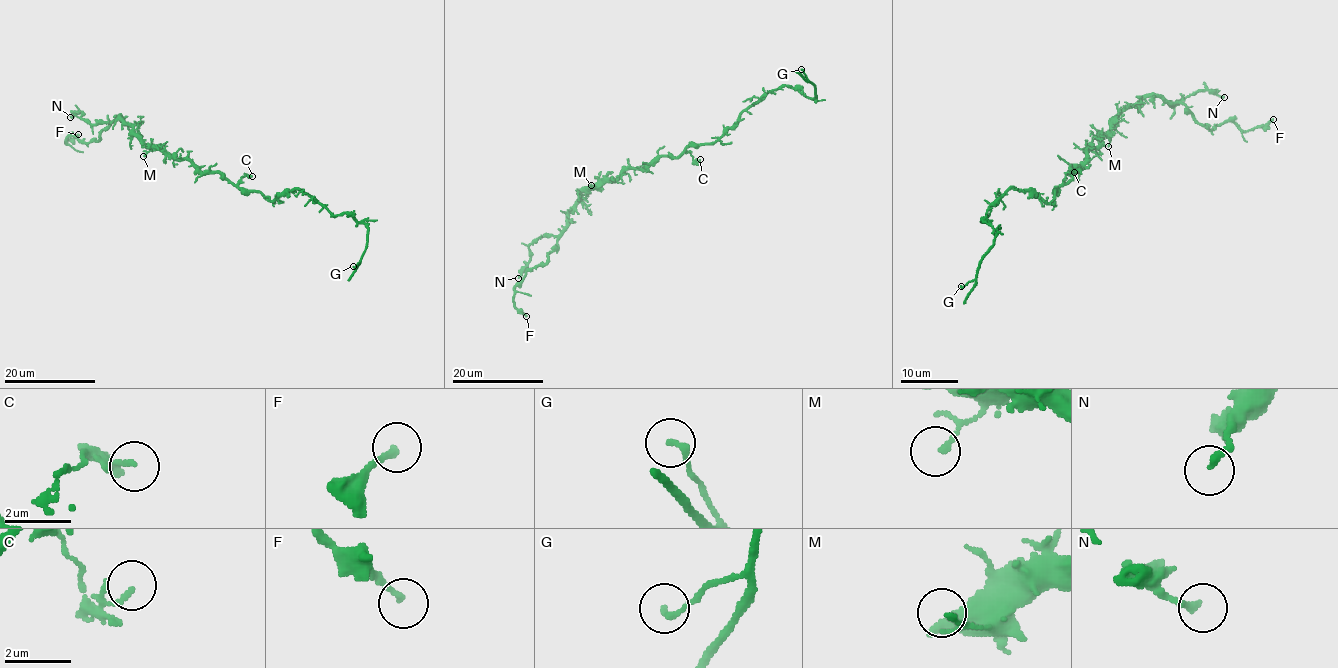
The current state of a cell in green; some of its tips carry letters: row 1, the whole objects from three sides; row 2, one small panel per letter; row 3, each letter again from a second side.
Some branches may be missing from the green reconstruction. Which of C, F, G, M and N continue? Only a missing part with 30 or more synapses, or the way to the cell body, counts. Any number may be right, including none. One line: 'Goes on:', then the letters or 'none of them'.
Goes on: none of them

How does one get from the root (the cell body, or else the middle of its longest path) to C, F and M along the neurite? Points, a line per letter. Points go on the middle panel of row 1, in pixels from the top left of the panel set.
C: (659, 158), (678, 157), (685, 150), (694, 160), (700, 159)
F: (659, 158), (581, 193), (557, 247), (515, 286), (514, 305), (526, 316)
M: (659, 158), (641, 168), (627, 168), (617, 177), (603, 182), (597, 188), (591, 185)

